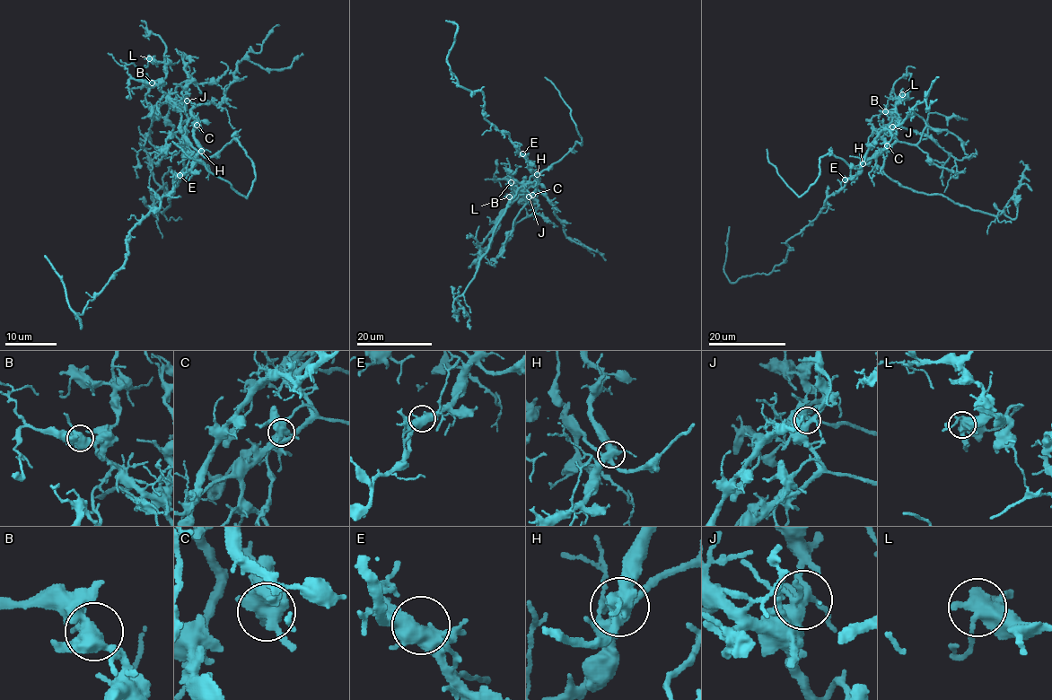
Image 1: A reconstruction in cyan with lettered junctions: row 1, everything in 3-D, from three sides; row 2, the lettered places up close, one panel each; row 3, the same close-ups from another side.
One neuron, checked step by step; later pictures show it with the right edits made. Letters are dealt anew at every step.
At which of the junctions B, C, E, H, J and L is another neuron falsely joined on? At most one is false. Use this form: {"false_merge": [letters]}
{"false_merge": ["H"]}

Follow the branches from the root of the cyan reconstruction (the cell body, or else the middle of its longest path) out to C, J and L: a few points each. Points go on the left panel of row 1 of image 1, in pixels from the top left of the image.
C: (180, 176), (192, 167), (194, 156), (198, 153), (184, 135), (192, 114), (197, 125)
J: (180, 176), (192, 167), (194, 156), (198, 153), (184, 135), (188, 120), (187, 100)
L: (180, 176), (192, 167), (198, 153), (184, 135), (187, 114), (161, 90), (164, 64), (149, 58)

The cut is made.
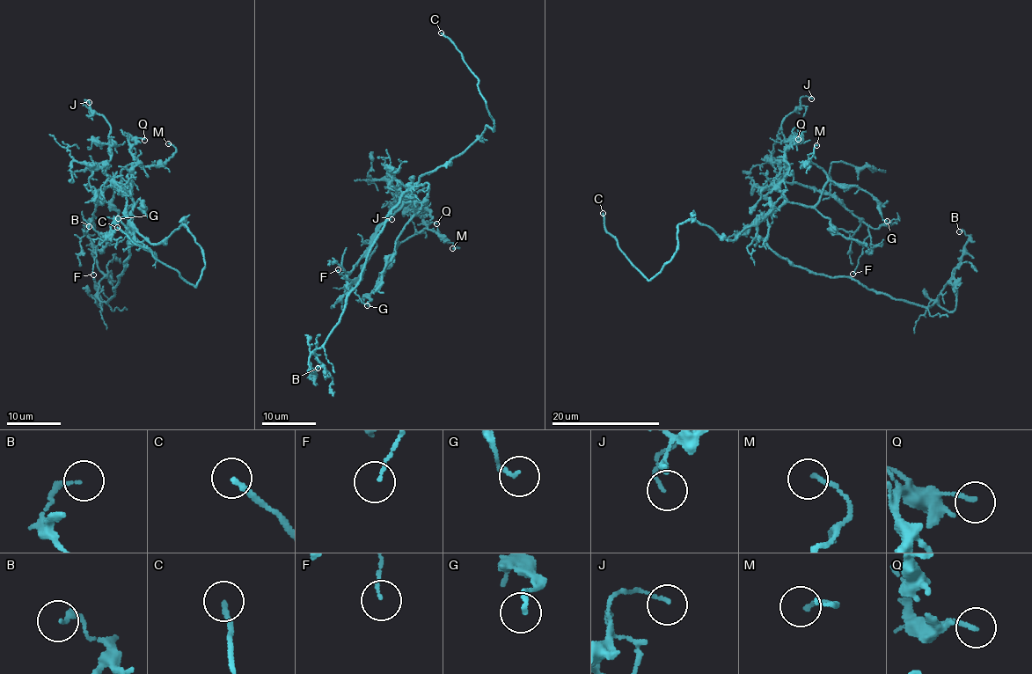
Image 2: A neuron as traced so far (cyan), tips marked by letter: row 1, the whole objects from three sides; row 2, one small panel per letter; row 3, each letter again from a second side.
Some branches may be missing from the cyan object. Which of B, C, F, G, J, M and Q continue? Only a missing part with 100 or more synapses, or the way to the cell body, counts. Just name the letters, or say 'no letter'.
C

